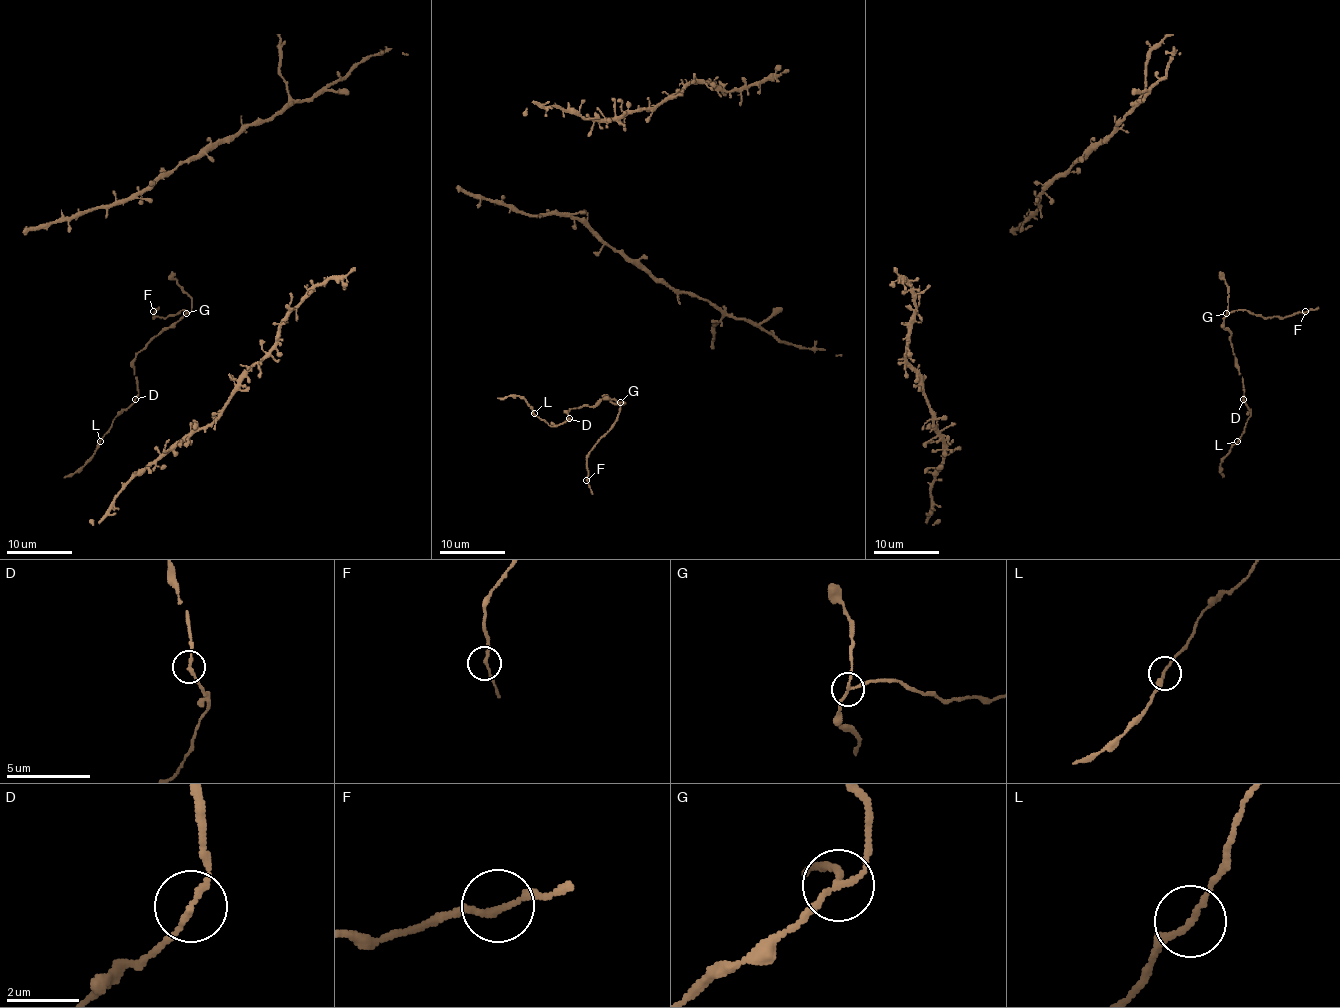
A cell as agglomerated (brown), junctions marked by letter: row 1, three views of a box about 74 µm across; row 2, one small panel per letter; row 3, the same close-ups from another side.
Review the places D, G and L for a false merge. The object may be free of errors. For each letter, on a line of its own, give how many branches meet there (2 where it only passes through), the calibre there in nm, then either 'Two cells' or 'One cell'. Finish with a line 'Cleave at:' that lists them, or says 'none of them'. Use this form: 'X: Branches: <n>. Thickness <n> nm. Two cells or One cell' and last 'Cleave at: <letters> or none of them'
D: Branches: 2. Thickness 150 nm. One cell
G: Branches: 3. Thickness 130 nm. Two cells
L: Branches: 2. Thickness 170 nm. One cell
Cleave at: G

